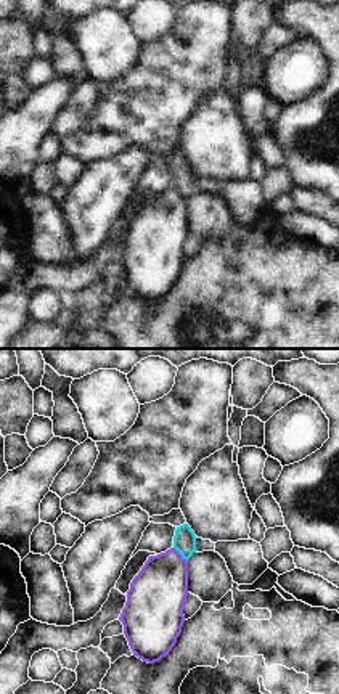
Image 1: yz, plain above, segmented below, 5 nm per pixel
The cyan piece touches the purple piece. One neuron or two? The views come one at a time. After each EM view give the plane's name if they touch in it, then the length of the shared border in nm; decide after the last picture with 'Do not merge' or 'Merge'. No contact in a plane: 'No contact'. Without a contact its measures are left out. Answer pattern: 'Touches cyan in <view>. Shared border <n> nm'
Touches cyan in yz. Shared border 100 nm.

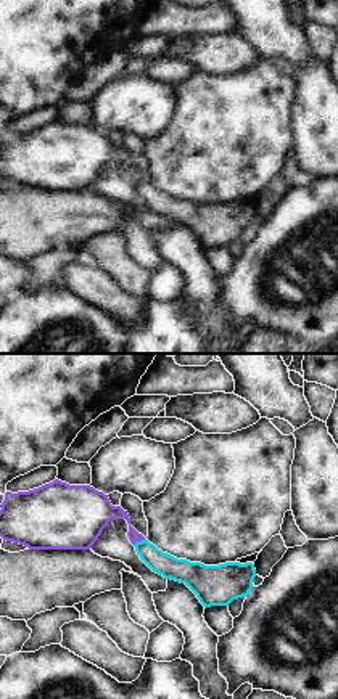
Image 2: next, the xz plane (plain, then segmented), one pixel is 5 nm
Touches cyan in xz. Shared border 70 nm.

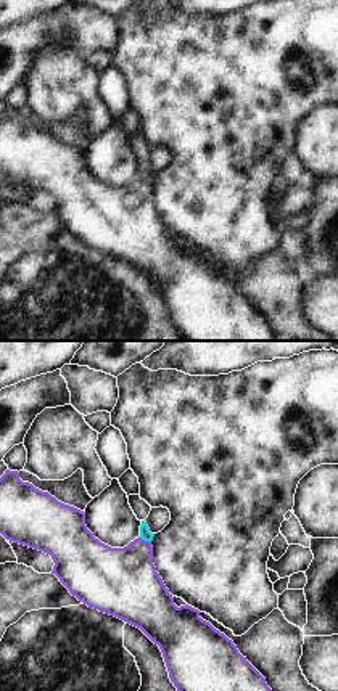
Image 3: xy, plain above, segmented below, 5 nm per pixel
Touches cyan in xy. Shared border 70 nm.

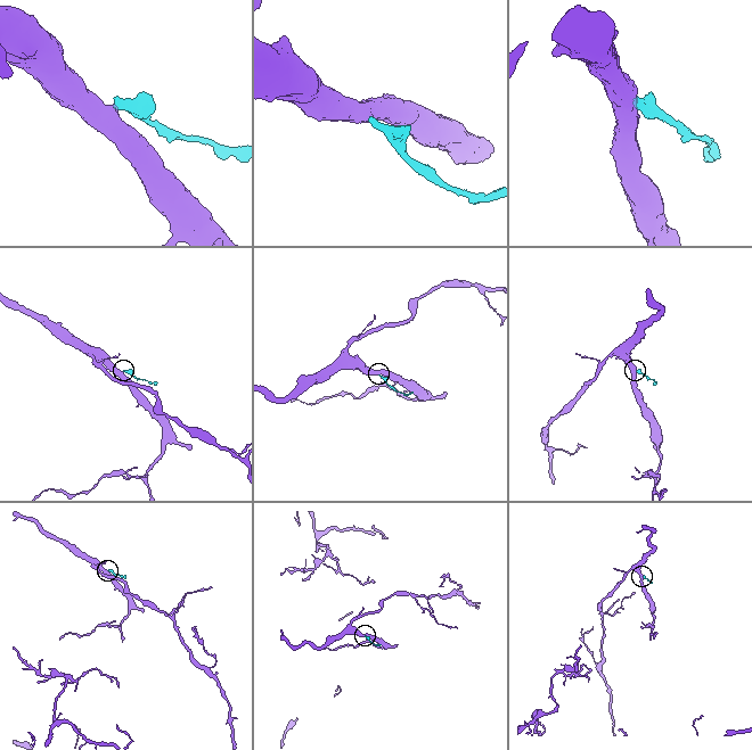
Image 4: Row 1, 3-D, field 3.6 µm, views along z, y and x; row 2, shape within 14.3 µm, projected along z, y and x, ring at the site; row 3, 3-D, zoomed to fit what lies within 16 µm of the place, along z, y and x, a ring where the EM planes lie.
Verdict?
Do not merge.

